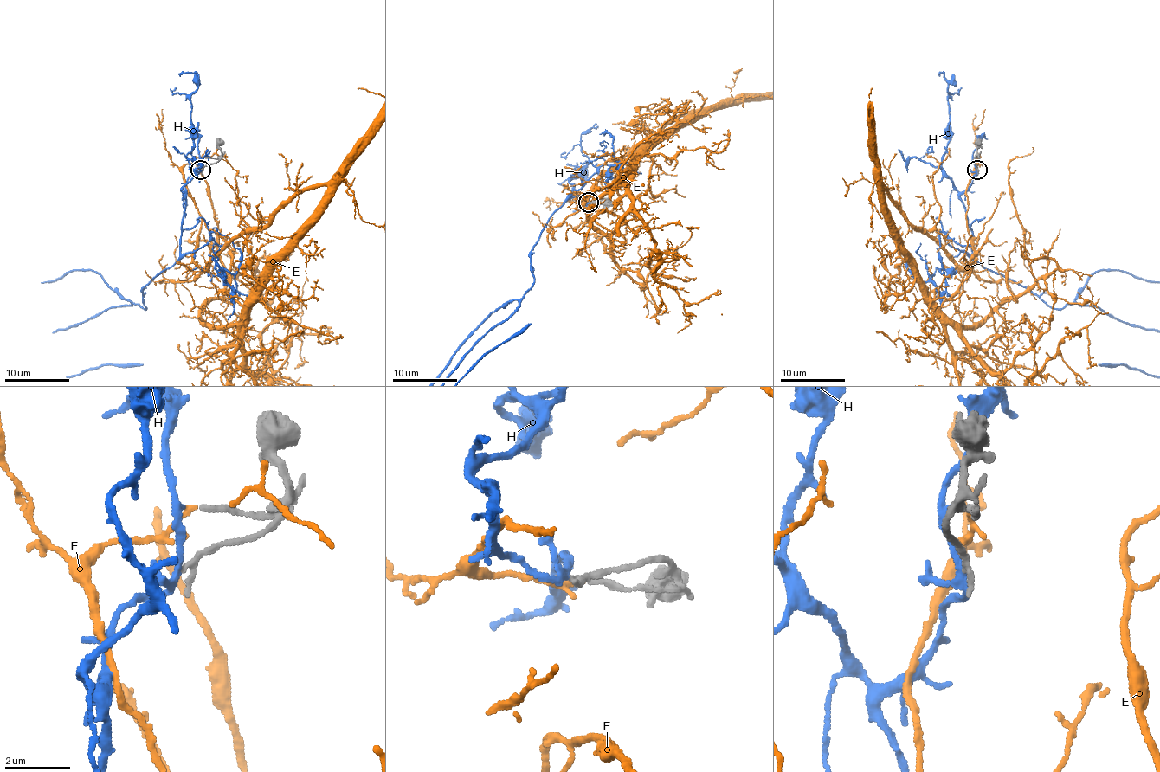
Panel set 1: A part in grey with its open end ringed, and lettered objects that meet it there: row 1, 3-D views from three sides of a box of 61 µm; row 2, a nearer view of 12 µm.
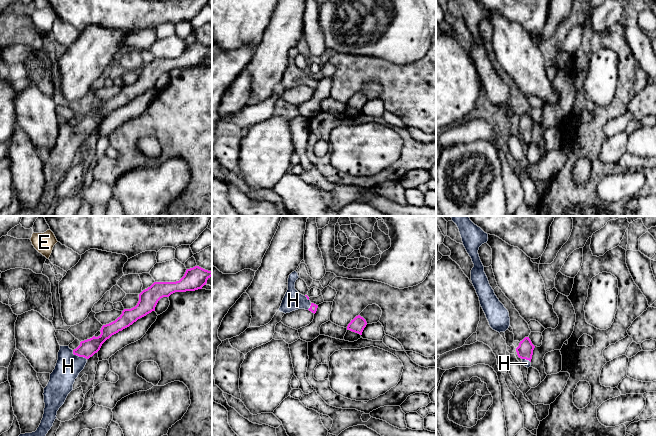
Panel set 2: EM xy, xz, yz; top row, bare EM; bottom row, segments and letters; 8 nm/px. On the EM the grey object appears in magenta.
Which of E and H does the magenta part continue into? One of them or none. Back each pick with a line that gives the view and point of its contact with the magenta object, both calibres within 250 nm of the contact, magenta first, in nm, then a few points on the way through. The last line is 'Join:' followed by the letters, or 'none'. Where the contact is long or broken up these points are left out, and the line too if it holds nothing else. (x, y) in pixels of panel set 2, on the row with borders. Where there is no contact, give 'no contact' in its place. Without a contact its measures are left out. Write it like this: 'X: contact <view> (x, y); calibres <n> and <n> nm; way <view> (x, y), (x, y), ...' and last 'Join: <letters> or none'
H: contact xy (78, 355); calibres 140 and 200 nm; way xy (87, 348), (78, 355), (68, 366)
Join: H

